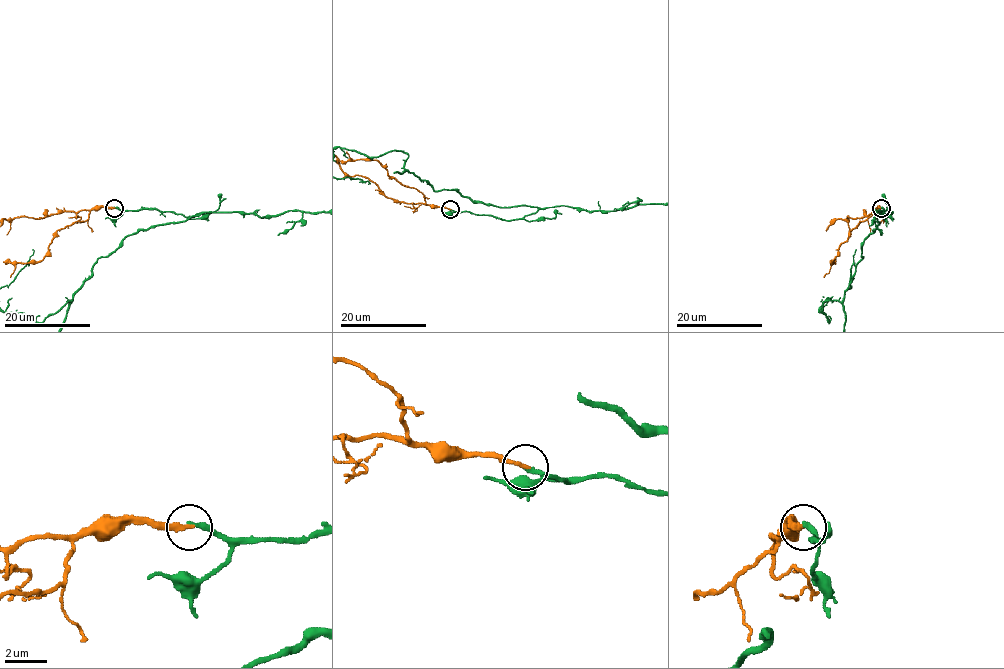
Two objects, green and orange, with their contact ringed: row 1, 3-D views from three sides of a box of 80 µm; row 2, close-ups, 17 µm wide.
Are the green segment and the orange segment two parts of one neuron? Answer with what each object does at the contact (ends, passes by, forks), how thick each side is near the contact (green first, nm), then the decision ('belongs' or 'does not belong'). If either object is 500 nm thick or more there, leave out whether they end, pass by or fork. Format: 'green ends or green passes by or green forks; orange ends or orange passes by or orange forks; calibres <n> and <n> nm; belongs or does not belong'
green ends; orange ends; calibres 200 and 200 nm; belongs

